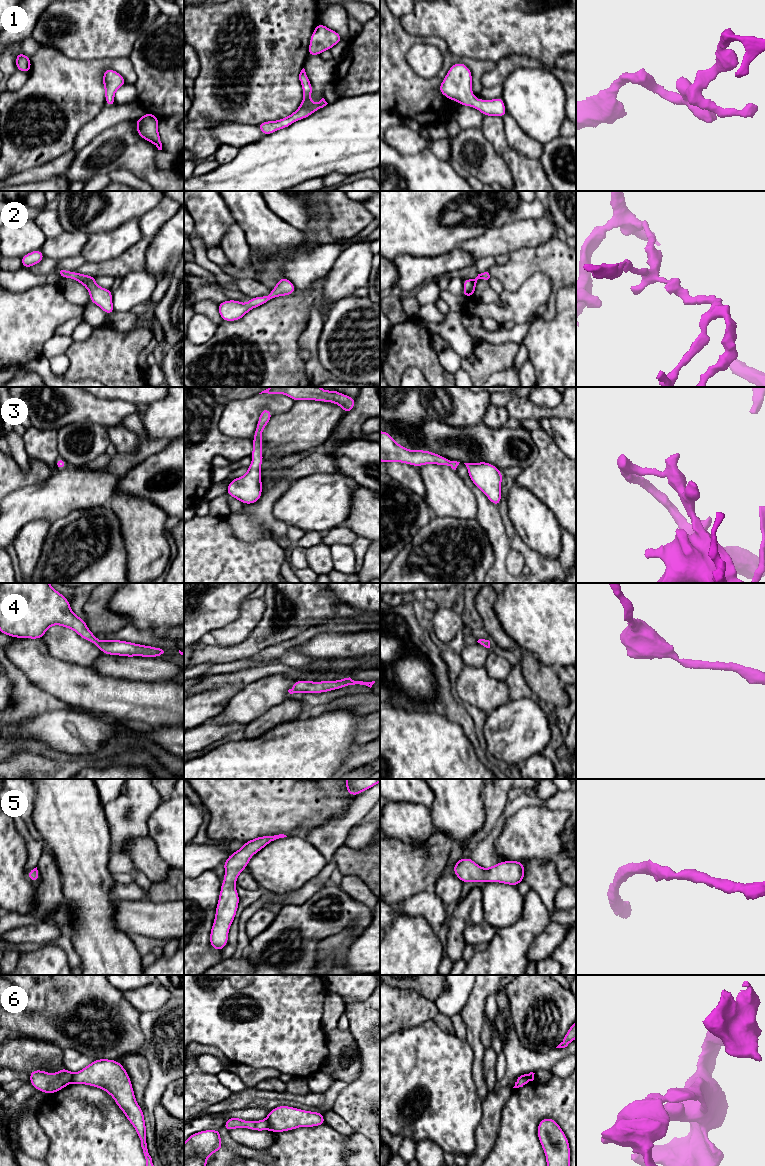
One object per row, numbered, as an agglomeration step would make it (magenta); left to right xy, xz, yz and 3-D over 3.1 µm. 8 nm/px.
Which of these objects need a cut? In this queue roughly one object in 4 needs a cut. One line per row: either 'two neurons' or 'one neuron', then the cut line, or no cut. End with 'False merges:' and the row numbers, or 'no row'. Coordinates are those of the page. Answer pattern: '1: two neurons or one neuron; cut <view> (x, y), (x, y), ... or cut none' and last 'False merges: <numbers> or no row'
1: one neuron; cut none
2: one neuron; cut none
3: one neuron; cut none
4: one neuron; cut none
5: one neuron; cut none
6: two neurons; cut xz (266, 1119), (269, 1128)
False merges: 6

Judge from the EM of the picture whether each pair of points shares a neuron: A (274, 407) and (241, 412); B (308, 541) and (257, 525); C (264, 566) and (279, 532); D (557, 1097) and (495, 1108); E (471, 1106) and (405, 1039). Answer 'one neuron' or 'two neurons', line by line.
A: one neuron
B: one neuron
C: two neurons
D: two neurons
E: one neuron

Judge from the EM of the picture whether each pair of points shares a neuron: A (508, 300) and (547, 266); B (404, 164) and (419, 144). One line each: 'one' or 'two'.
A: two
B: two

